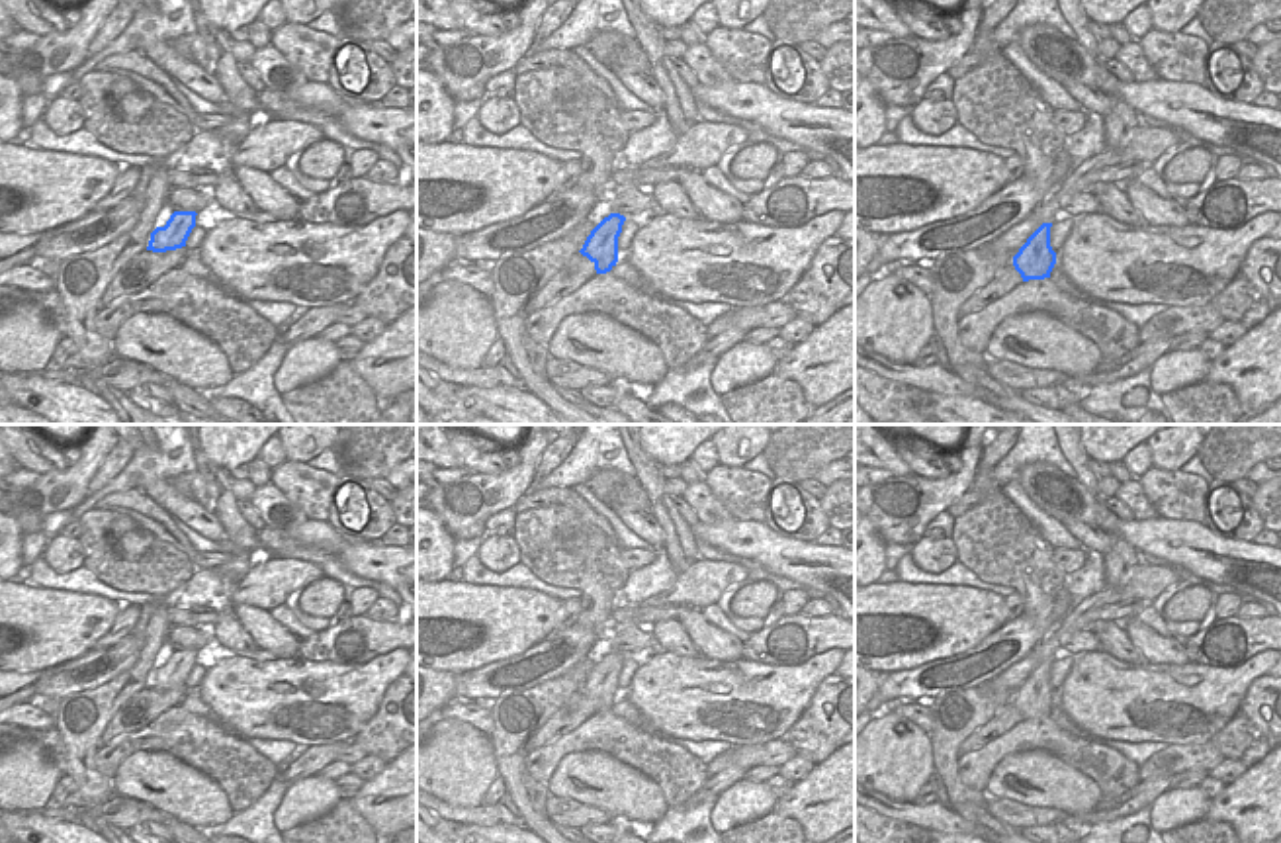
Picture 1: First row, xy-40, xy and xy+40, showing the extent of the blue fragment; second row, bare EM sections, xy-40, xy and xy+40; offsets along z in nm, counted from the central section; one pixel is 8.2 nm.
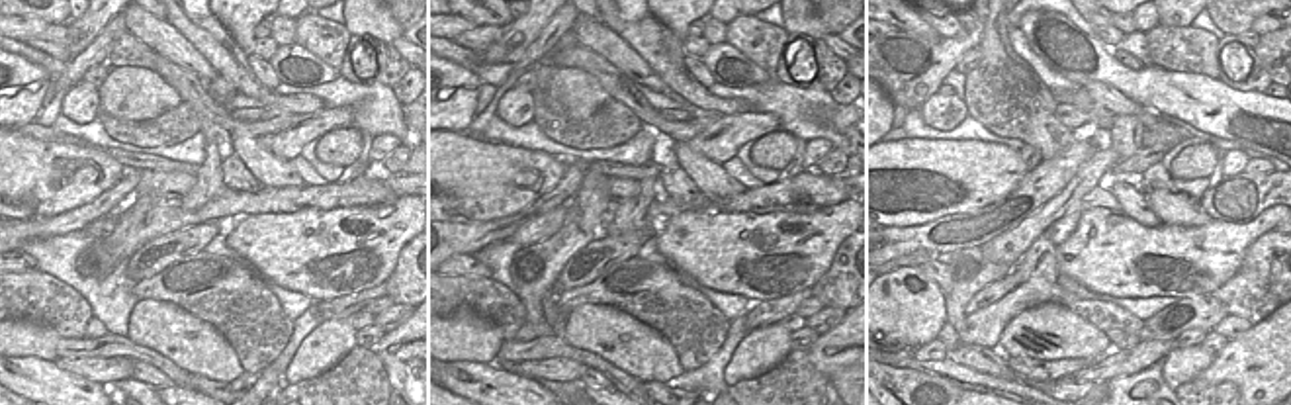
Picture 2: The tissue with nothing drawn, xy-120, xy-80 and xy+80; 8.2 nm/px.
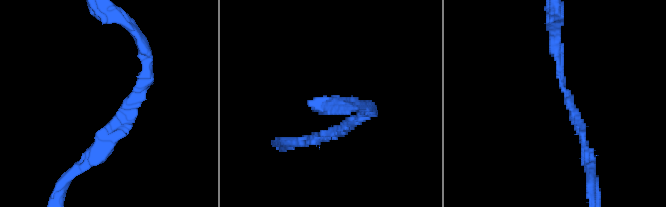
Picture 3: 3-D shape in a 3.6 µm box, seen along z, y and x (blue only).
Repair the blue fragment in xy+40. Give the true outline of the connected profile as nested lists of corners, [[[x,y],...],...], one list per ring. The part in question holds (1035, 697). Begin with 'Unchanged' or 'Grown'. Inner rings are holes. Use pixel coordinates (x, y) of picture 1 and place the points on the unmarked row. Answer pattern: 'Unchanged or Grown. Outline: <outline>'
Unchanged. Outline: [[[1042,661],[1013,694],[1013,704],[1023,720],[1050,716],[1056,690],[1050,685],[1052,661]]]

